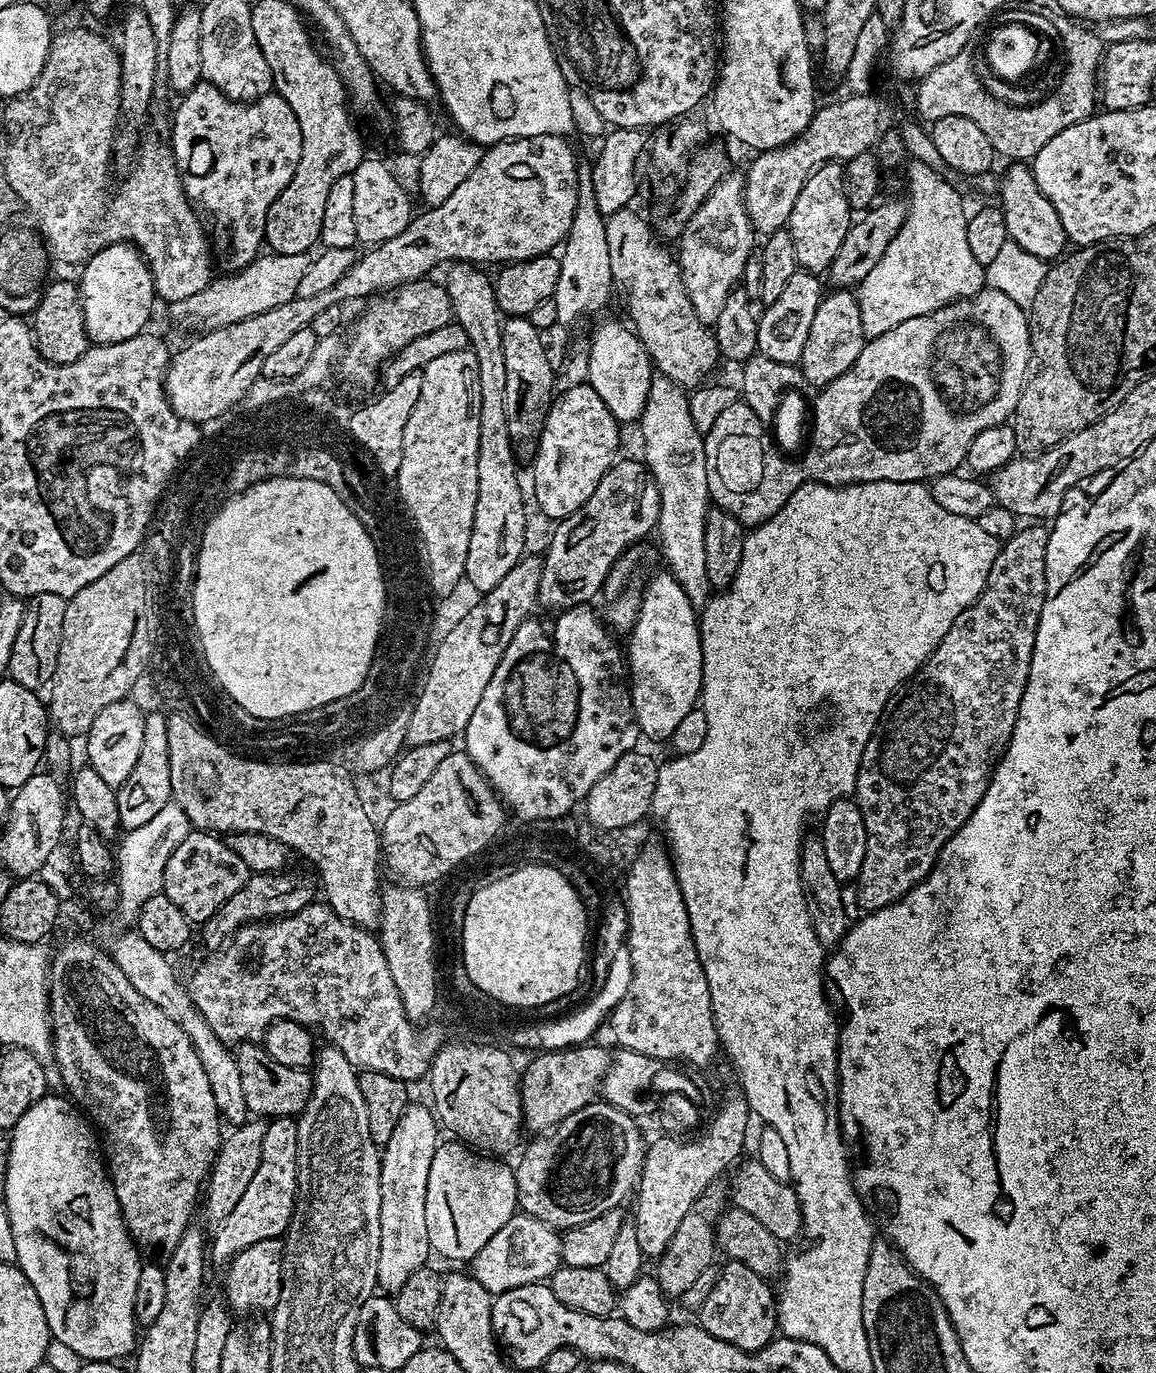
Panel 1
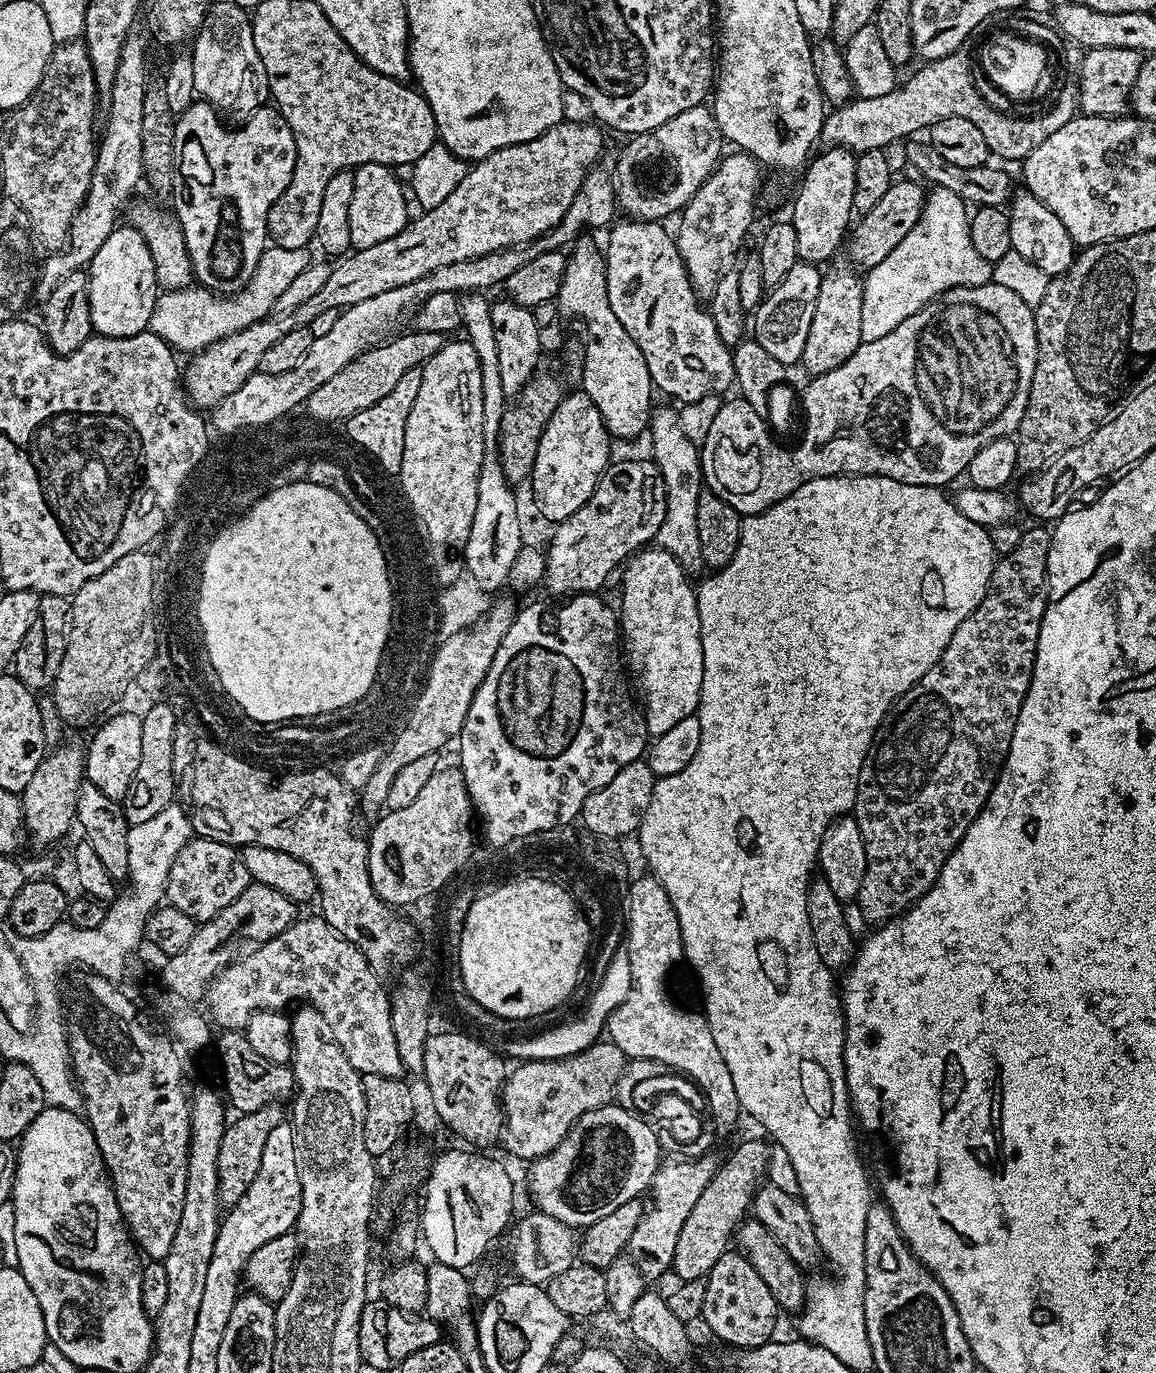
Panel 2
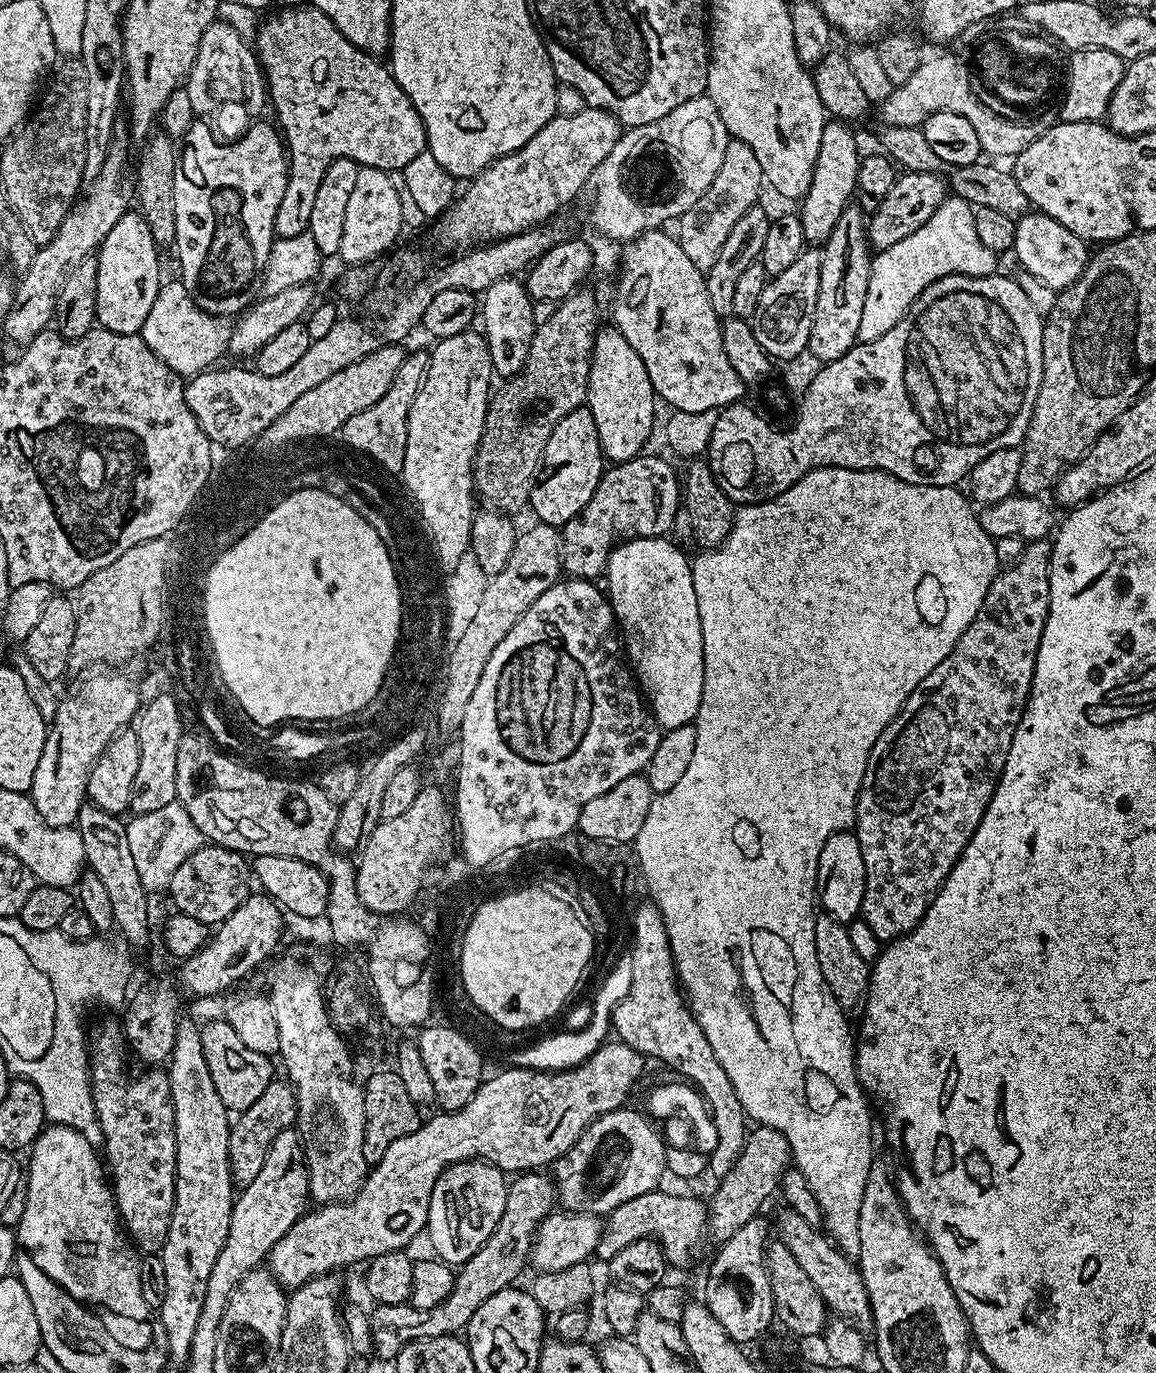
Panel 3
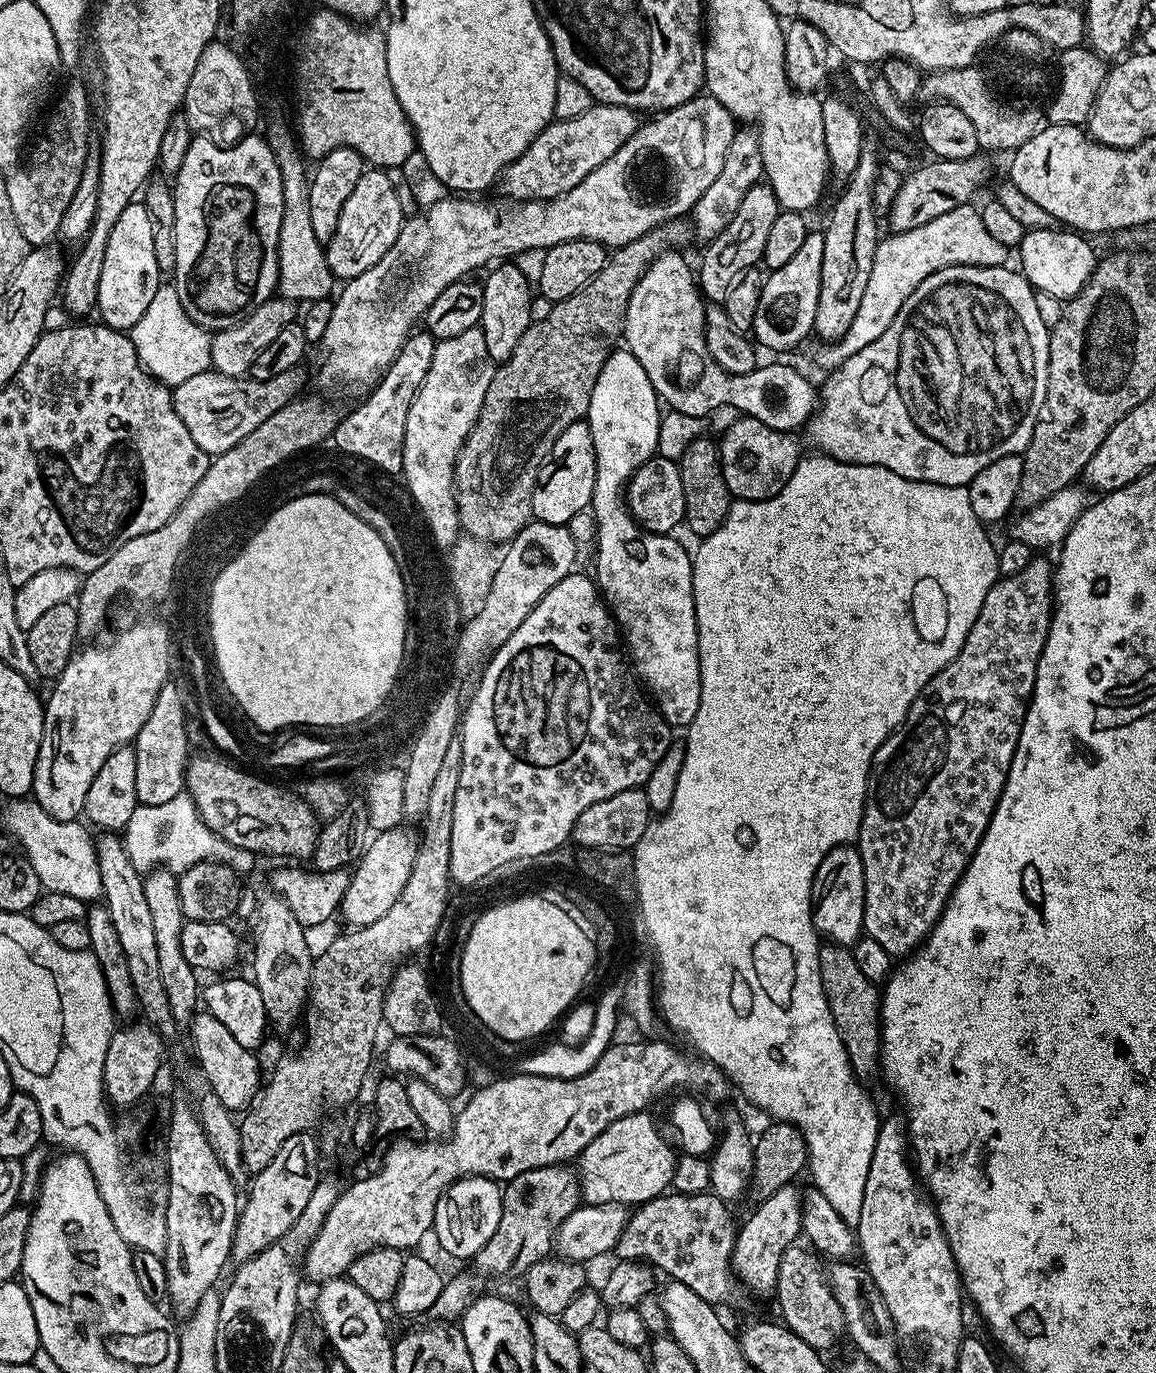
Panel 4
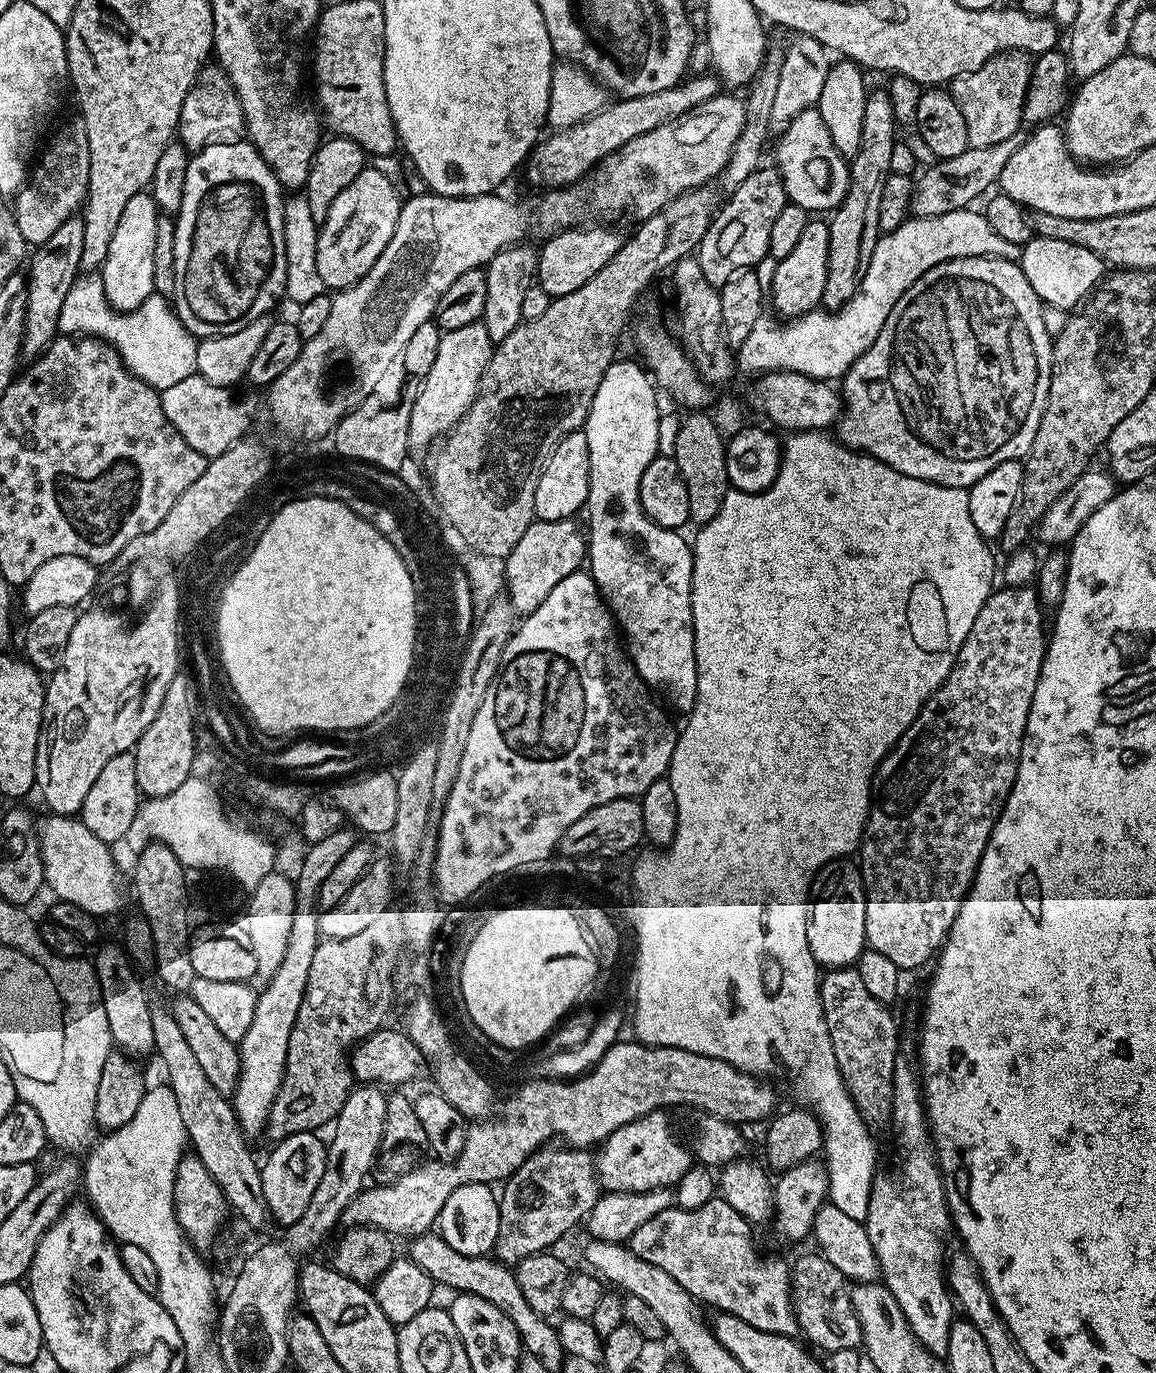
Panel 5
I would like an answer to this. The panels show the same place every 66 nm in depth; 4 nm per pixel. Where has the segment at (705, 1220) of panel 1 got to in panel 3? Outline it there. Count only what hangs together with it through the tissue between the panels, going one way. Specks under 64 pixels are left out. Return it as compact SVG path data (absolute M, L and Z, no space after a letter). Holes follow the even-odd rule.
M756 1126L748 1133L742 1146L742 1154L738 1154L738 1162L726 1175L719 1179L716 1193L712 1200L707 1201L708 1205L708 1231L707 1235L716 1239L716 1242L723 1242L734 1238L746 1222L757 1219L761 1215L760 1207L771 1198L776 1196L780 1180L783 1174L792 1164L792 1151L790 1142L778 1130Z

